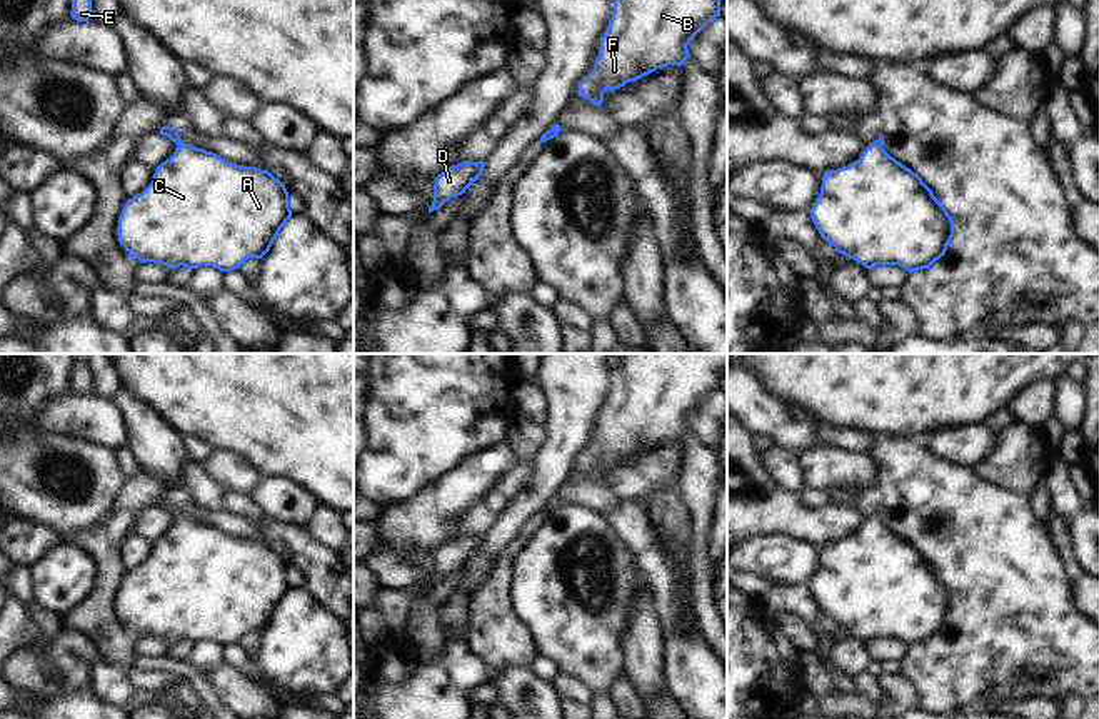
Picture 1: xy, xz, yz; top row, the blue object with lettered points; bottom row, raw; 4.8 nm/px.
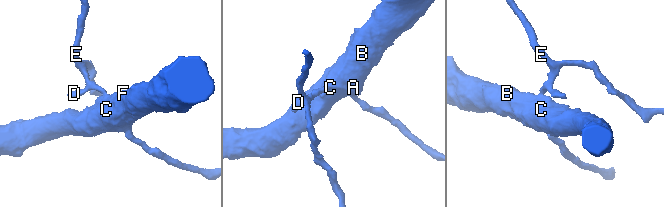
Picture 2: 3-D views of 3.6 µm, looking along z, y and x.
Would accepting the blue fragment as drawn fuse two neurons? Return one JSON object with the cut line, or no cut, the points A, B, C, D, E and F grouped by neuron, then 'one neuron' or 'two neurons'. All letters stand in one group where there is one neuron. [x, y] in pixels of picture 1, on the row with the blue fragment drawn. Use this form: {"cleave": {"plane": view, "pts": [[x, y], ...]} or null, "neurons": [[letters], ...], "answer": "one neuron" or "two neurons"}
{"cleave": null, "neurons": [["A", "B", "C", "D", "E", "F"]], "answer": "one neuron"}

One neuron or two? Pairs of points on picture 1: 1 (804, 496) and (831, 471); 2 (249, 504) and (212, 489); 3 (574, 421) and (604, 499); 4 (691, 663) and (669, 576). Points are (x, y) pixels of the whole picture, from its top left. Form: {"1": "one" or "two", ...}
{"1": "two", "2": "one", "3": "two", "4": "one"}

